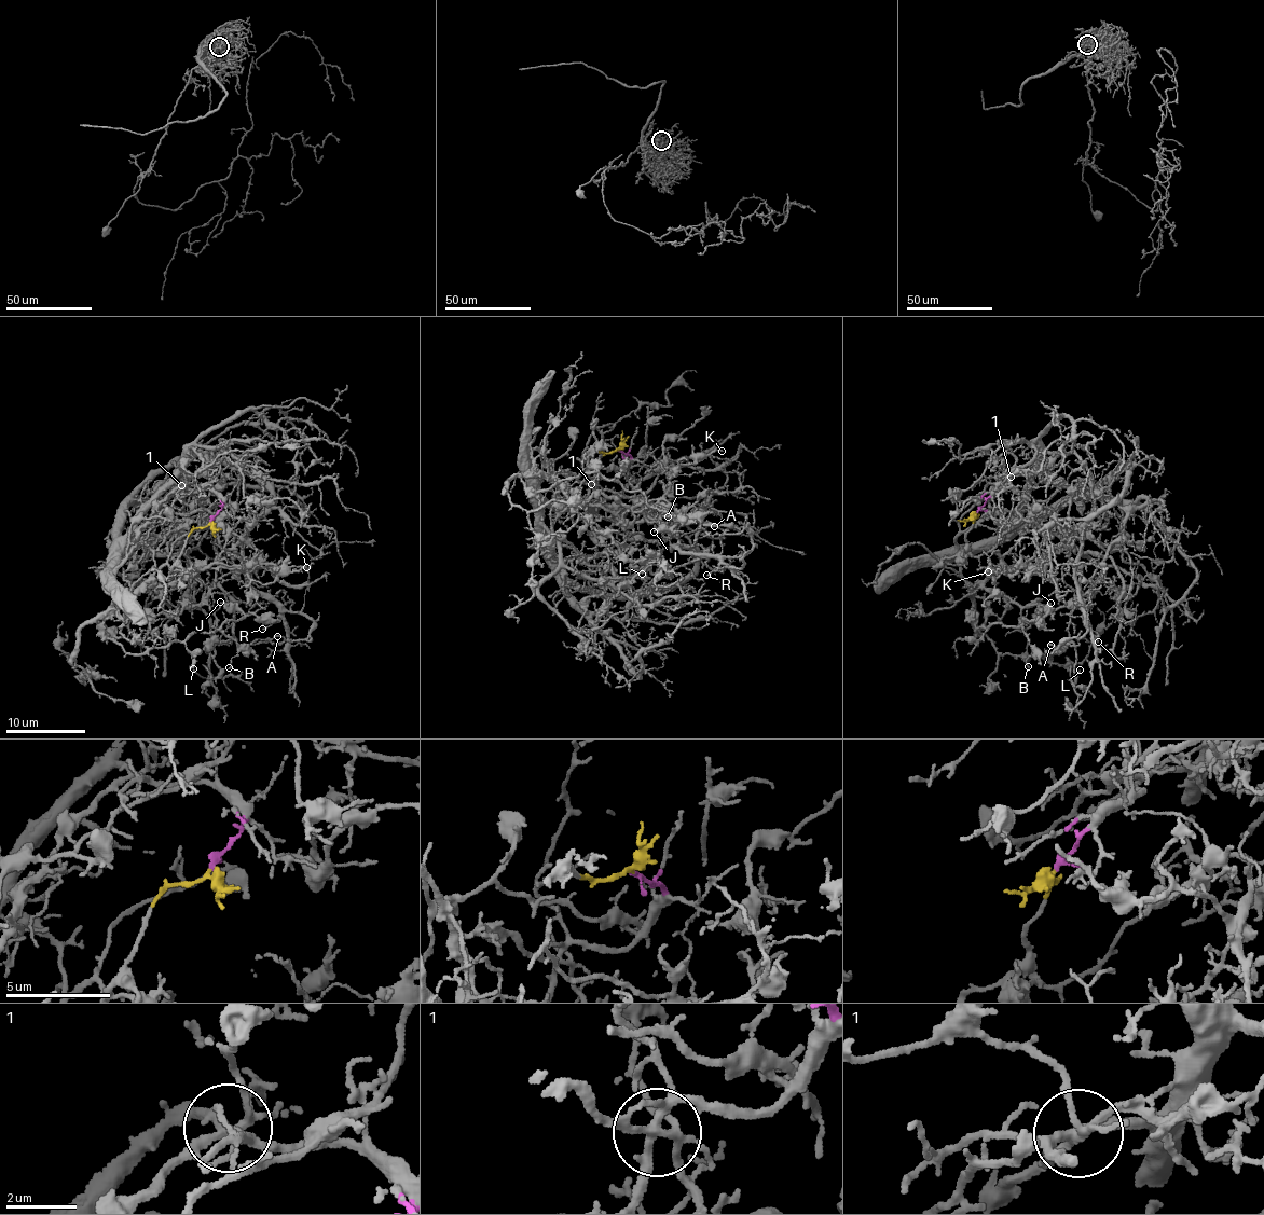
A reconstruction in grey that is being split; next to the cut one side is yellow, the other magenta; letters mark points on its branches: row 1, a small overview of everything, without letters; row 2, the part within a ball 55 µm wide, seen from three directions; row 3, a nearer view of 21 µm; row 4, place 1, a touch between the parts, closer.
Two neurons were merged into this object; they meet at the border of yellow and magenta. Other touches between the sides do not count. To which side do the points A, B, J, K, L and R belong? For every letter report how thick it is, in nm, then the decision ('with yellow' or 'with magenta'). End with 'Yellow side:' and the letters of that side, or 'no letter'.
A: calibre 130 nm; with magenta
B: calibre 120 nm; with yellow
J: calibre 240 nm; with yellow
K: calibre 120 nm; with yellow
L: calibre 100 nm; with yellow
R: calibre 120 nm; with magenta
Yellow side: B, J, K, L

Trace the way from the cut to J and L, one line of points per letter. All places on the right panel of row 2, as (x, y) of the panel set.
J: (977, 513), (966, 549), (1001, 557), (972, 591), (987, 619), (977, 635), (981, 626), (1033, 621), (1050, 604)
L: (977, 513), (966, 549), (1001, 560), (984, 585), (1022, 606), (1075, 607), (1070, 679), (1079, 671)

